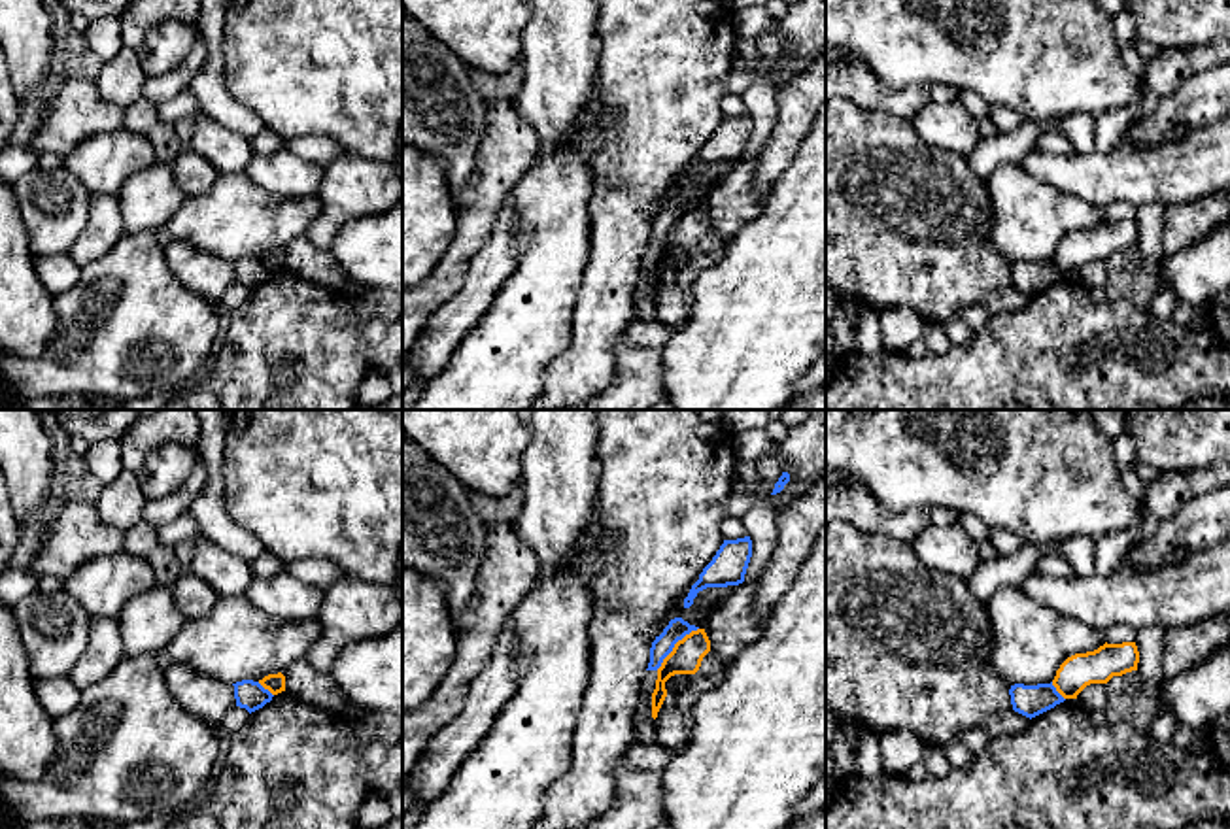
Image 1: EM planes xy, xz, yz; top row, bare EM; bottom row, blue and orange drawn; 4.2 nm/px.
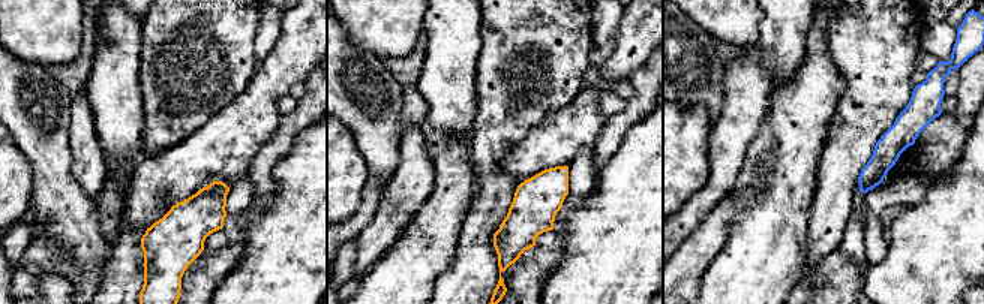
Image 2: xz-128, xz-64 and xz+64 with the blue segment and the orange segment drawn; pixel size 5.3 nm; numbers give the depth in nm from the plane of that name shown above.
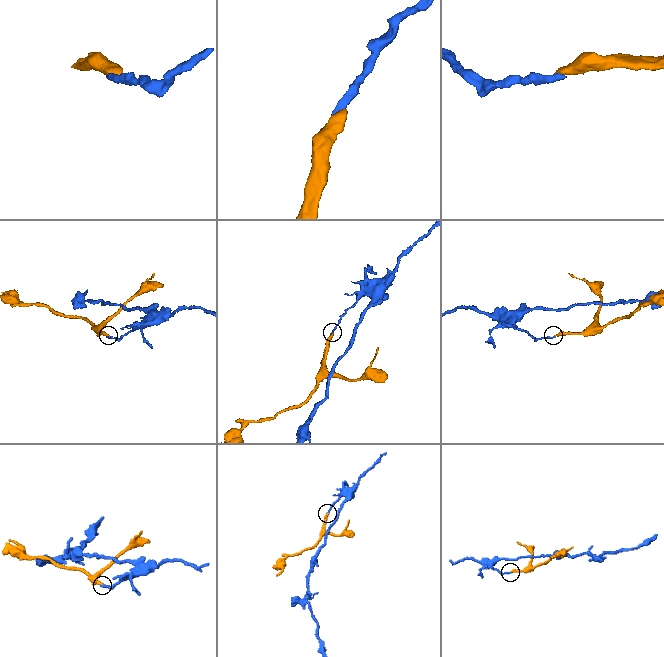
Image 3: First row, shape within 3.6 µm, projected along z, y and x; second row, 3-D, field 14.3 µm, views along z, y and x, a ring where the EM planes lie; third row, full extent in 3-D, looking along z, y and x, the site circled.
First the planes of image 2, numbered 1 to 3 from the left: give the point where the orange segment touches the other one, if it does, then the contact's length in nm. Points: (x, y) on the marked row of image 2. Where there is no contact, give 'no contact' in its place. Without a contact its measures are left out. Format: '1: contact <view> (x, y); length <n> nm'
1: no contact
2: no contact
3: no contact

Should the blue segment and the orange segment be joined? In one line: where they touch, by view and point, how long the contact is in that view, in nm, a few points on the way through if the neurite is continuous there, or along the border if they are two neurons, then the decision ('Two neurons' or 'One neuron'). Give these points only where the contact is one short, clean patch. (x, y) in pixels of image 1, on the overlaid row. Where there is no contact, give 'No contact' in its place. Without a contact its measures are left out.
Touches blue at xz (673, 646). Shared border 260 nm. Boundary: xz (698, 627), (686, 633), (656, 669). Two neurons

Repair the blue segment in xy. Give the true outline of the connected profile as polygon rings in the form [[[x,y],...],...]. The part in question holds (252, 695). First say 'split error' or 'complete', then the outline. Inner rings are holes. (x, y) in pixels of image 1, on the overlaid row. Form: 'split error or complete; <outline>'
complete; [[[242,680],[232,685],[236,706],[246,708],[249,714],[263,708],[274,697],[268,689],[253,680]]]

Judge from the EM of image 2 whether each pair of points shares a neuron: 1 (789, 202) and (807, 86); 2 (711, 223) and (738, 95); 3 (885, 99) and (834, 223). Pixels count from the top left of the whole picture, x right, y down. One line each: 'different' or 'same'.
1: same
2: different
3: same

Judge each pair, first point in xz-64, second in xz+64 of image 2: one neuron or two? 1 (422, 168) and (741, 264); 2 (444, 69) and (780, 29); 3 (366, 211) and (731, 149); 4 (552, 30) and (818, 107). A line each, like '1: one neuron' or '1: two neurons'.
1: two neurons
2: one neuron
3: one neuron
4: two neurons

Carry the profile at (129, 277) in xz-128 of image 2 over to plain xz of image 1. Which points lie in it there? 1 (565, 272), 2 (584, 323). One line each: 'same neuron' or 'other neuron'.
1: other neuron
2: same neuron

